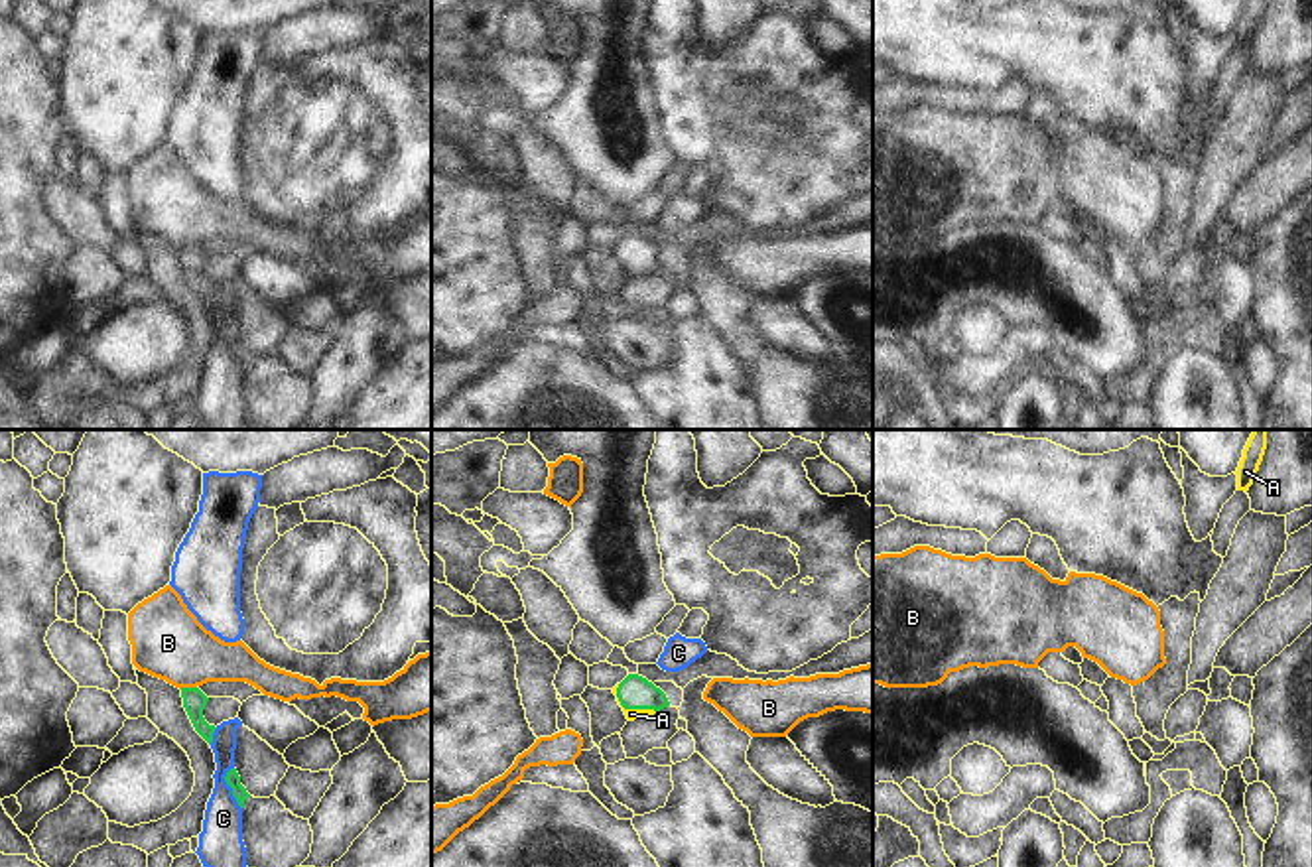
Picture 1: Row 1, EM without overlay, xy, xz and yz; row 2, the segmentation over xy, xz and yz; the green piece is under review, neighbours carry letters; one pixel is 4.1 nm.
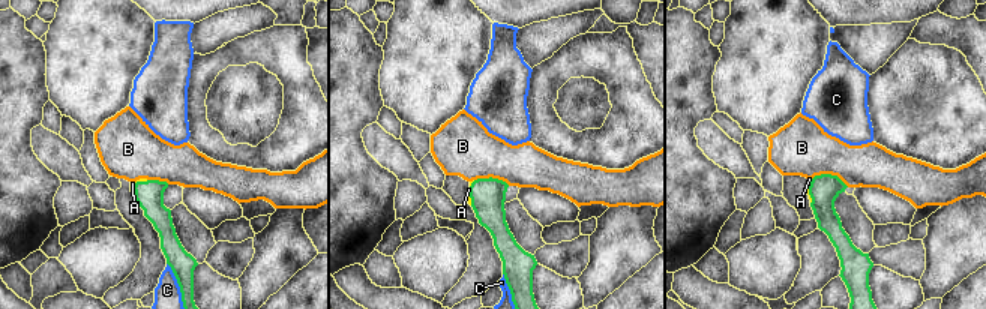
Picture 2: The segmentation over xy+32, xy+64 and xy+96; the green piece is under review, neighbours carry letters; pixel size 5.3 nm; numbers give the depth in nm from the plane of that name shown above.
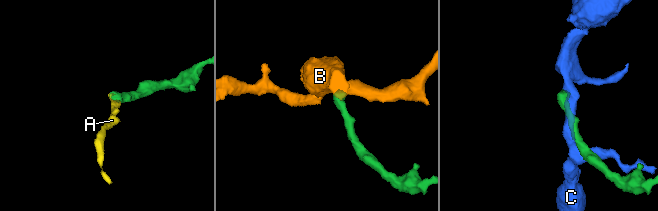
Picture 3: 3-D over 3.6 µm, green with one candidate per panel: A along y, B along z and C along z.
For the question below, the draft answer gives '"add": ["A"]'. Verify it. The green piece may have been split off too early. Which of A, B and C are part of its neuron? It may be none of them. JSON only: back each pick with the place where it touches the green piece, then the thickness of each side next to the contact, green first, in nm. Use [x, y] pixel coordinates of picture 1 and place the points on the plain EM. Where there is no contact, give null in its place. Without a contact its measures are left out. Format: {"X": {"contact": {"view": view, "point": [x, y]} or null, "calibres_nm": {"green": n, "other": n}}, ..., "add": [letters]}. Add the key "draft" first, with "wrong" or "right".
{"draft": "right", "A": {"contact": {"view": "xz", "point": [629, 266]}, "calibres_nm": {"green": 140, "other": 50}}, "add": ["A"]}

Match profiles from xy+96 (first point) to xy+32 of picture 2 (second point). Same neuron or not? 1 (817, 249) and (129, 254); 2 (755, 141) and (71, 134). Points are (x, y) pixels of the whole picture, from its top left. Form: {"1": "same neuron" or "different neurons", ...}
{"1": "different neurons", "2": "same neuron"}

